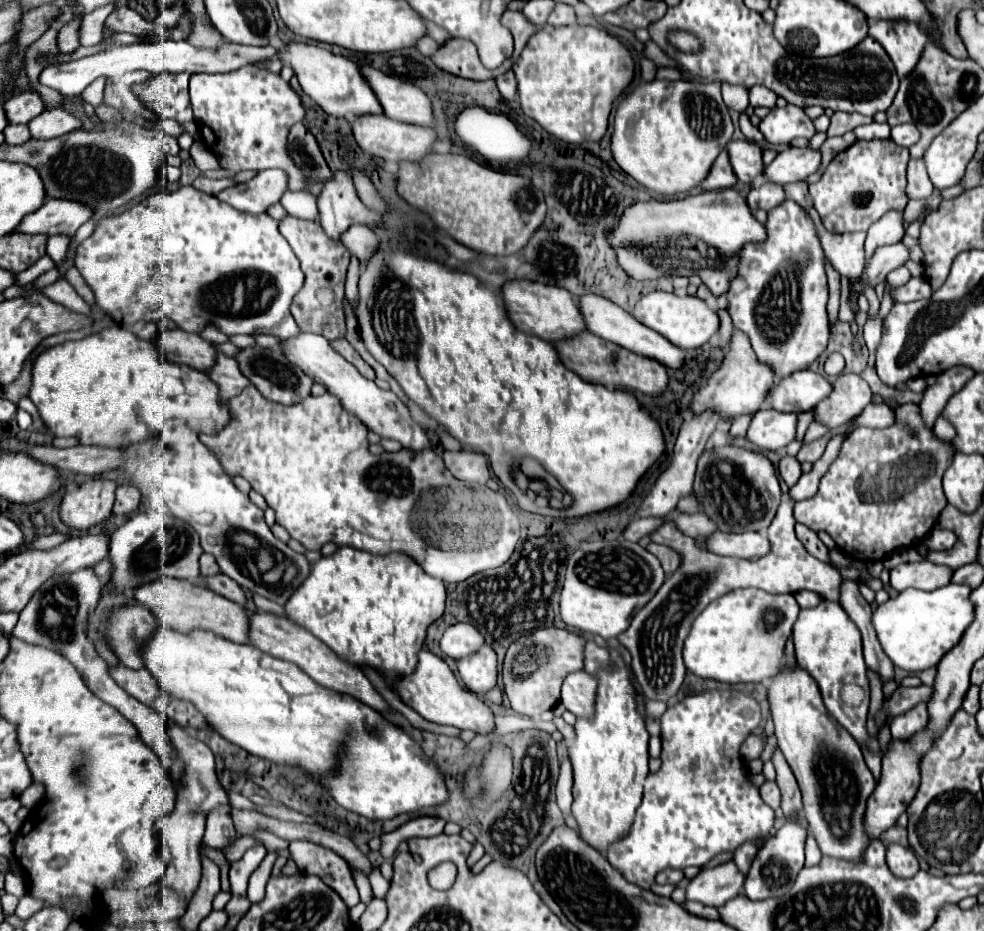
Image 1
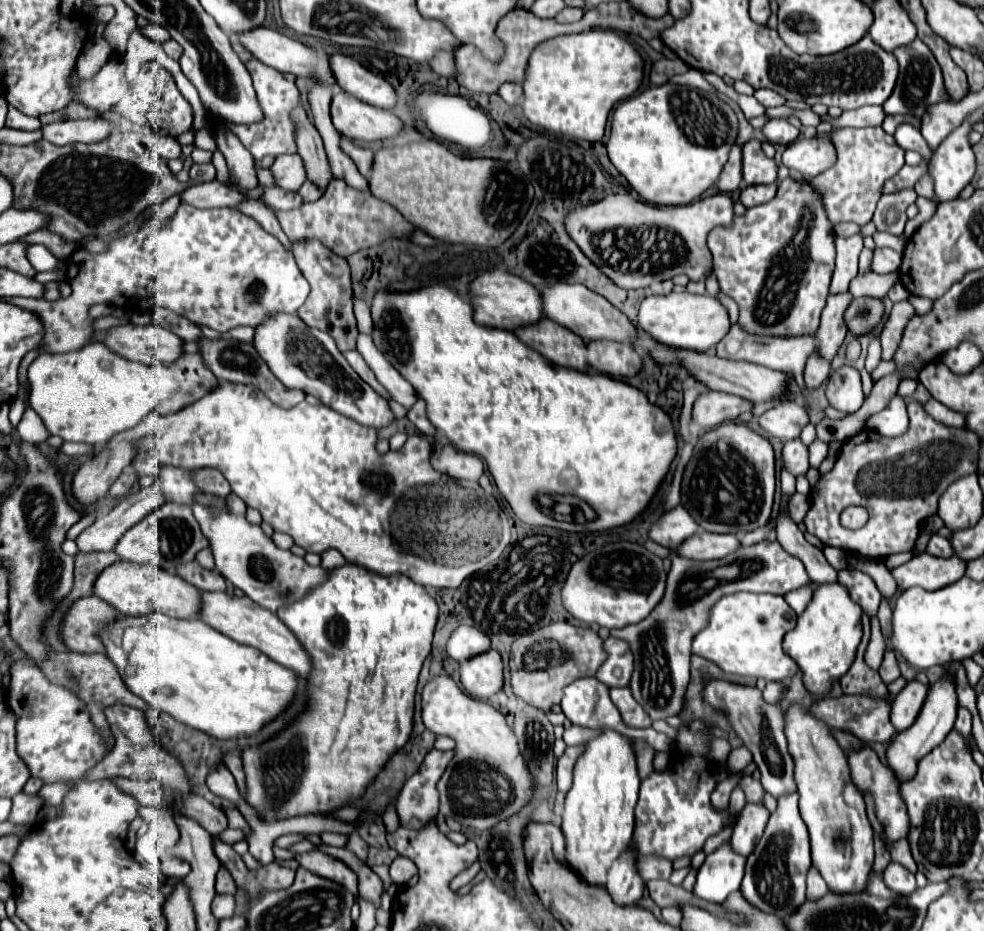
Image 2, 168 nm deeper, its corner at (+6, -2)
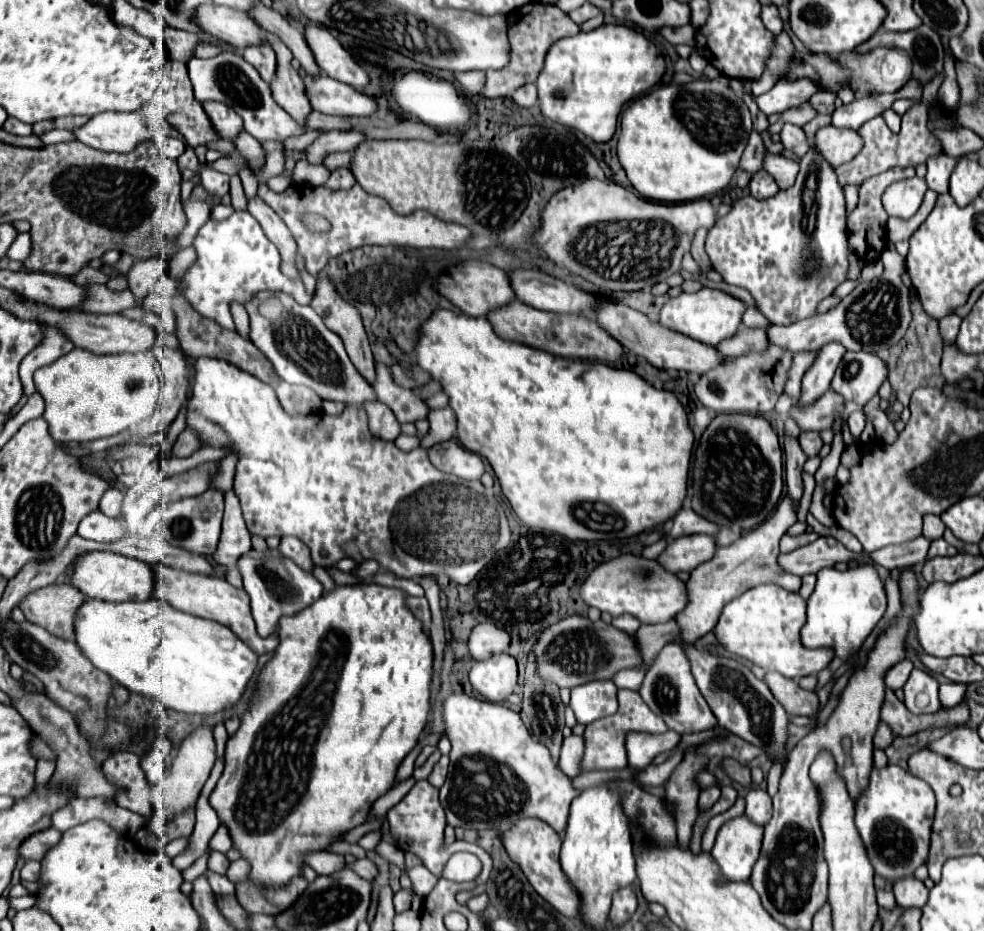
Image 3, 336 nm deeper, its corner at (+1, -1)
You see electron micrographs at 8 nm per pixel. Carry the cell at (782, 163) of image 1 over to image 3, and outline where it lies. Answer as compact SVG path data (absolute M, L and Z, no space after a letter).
M833 125L821 127L815 133L813 149L831 165L839 167L855 157L859 149L863 147L863 141L857 131L853 129L837 129Z

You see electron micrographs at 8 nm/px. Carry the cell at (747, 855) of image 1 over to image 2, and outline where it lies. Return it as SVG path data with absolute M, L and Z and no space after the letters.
M746 804L734 824L734 834L732 834L734 852L748 856L750 850L754 850L758 838L762 838L768 818L770 812L766 810L764 804Z

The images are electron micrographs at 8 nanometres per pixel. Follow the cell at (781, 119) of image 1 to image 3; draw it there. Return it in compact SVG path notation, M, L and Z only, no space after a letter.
M785 123L783 129L781 129L781 143L783 143L785 149L793 151L799 157L803 157L809 151L809 143L807 143L805 133L803 133L803 129L799 125Z

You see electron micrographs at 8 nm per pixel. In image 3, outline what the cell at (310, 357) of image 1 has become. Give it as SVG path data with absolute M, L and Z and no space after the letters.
M259 293L245 305L245 309L251 317L249 339L271 361L275 373L283 381L305 385L321 399L339 401L345 405L363 405L365 401L377 399L373 387L349 361L341 337L329 331L309 305L299 305L285 293Z

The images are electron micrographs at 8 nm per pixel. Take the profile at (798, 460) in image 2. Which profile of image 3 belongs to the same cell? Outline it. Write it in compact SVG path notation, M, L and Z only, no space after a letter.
M803 431L803 433L799 433L799 445L807 457L815 457L819 453L819 449L823 447L823 441L817 431Z

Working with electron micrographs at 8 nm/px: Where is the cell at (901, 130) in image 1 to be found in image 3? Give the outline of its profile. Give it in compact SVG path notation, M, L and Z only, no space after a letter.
M945 153L933 155L927 161L927 175L925 181L931 191L935 193L947 193L949 189L949 175L955 167L955 157L949 157Z

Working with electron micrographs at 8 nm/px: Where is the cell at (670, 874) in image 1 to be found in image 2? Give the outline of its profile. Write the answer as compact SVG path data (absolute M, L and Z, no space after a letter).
M638 854L636 868L644 882L656 880L656 878L668 880L672 874L672 862L668 862L668 858L658 856L658 854Z

